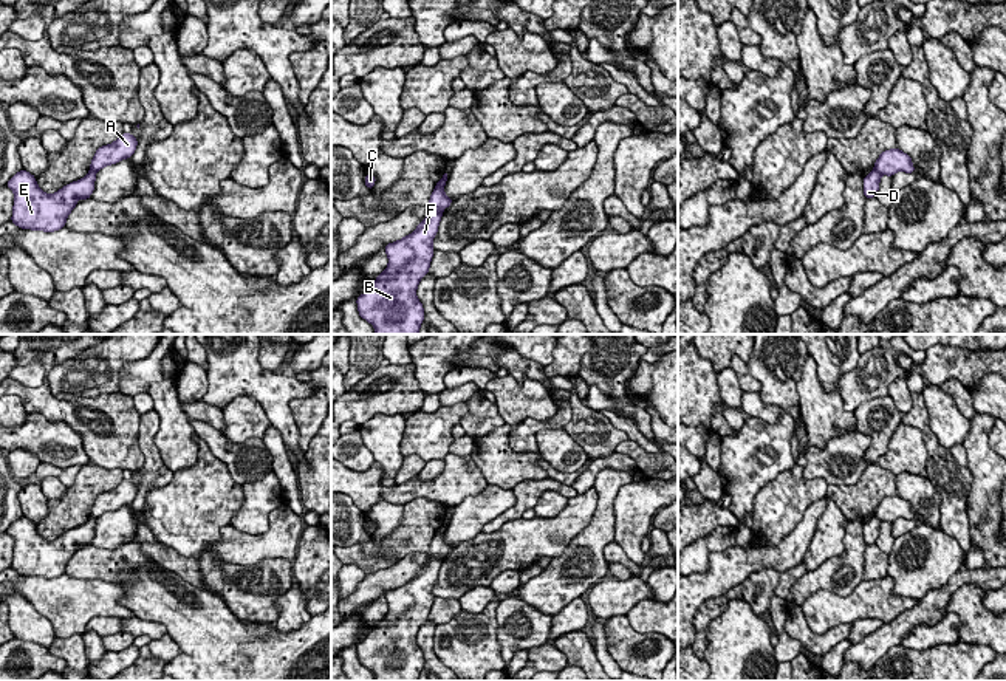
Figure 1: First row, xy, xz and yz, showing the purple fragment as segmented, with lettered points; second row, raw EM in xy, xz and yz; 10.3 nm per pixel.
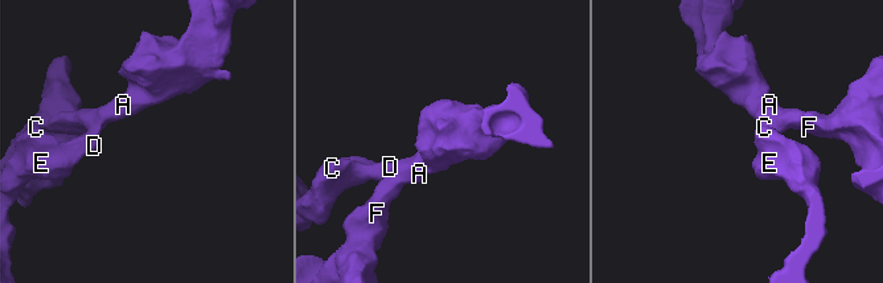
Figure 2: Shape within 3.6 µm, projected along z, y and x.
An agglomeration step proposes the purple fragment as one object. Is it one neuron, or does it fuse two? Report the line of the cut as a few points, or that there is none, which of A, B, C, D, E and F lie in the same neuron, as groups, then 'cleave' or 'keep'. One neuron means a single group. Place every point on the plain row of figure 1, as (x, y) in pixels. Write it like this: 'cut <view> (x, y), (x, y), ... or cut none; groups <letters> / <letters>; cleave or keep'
cut yz (873, 516), (879, 520); groups A B F / C D E; cleave

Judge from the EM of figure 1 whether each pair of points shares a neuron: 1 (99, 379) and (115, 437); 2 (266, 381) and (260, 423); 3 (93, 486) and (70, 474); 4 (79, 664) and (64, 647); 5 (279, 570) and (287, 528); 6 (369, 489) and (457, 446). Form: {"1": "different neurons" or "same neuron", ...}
{"1": "different neurons", "2": "different neurons", "3": "different neurons", "4": "same neuron", "5": "different neurons", "6": "different neurons"}

